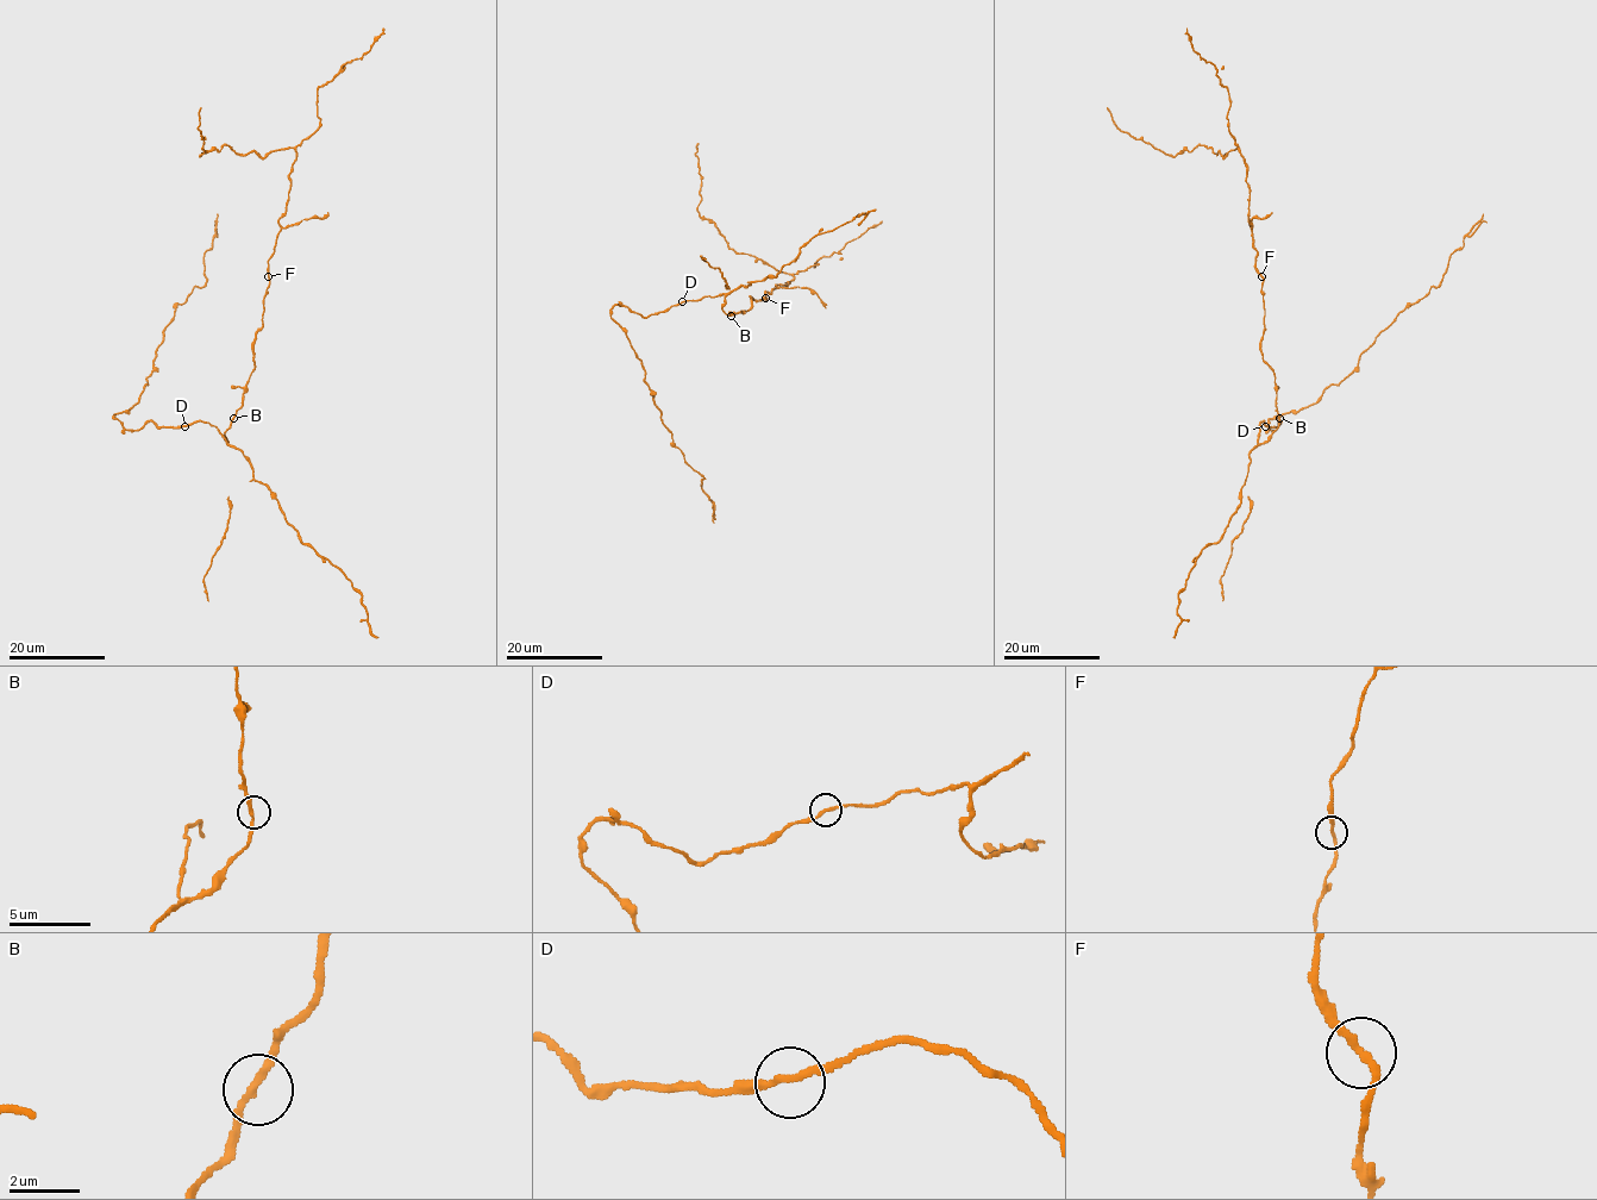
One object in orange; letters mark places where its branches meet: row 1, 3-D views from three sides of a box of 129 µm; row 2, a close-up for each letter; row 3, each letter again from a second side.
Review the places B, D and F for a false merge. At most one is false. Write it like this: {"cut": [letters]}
{"cut": []}

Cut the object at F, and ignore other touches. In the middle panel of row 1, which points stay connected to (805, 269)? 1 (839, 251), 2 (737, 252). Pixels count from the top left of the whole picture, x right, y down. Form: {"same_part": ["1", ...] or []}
{"same_part": ["1", "2"]}

